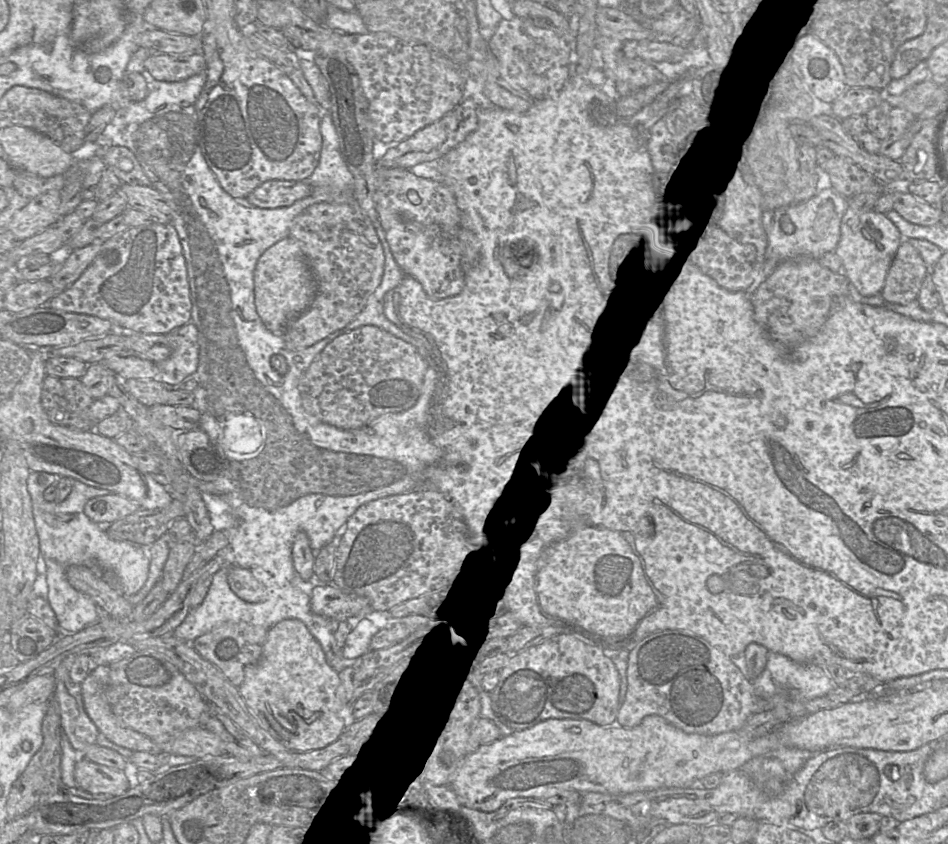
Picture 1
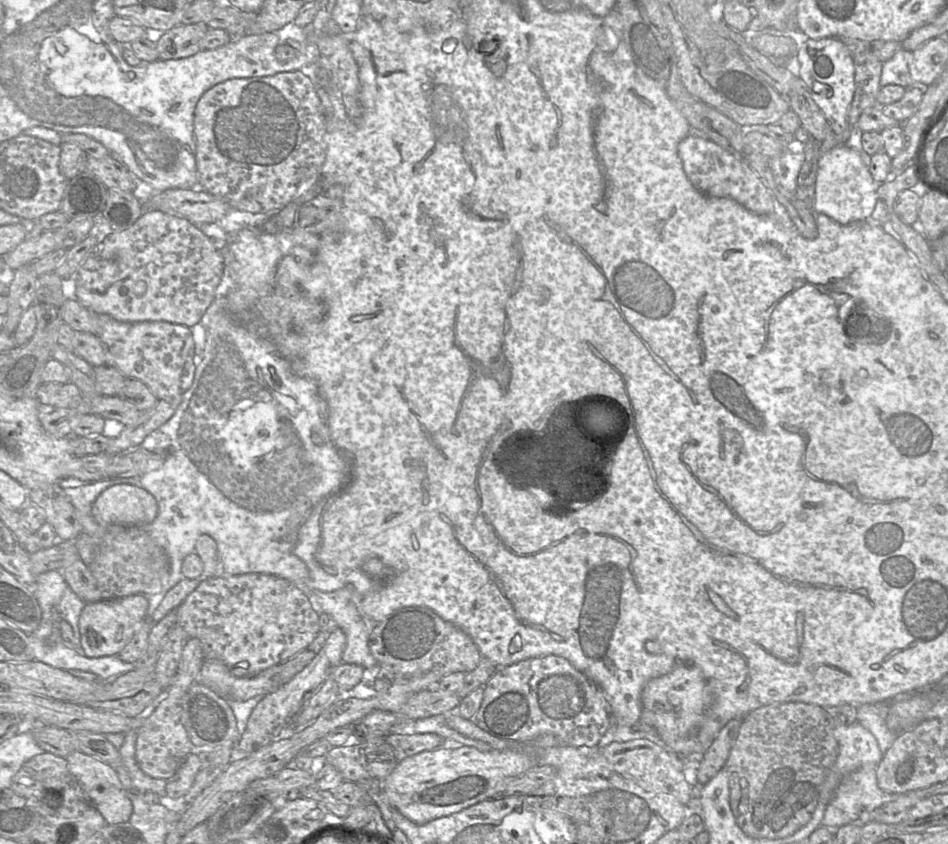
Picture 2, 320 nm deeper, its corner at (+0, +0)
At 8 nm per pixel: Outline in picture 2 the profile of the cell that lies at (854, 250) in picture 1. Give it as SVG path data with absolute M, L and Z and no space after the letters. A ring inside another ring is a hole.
M838 38L807 39L795 56L795 75L807 86L812 99L836 136L849 133L848 110L855 91L854 62L848 48Z

